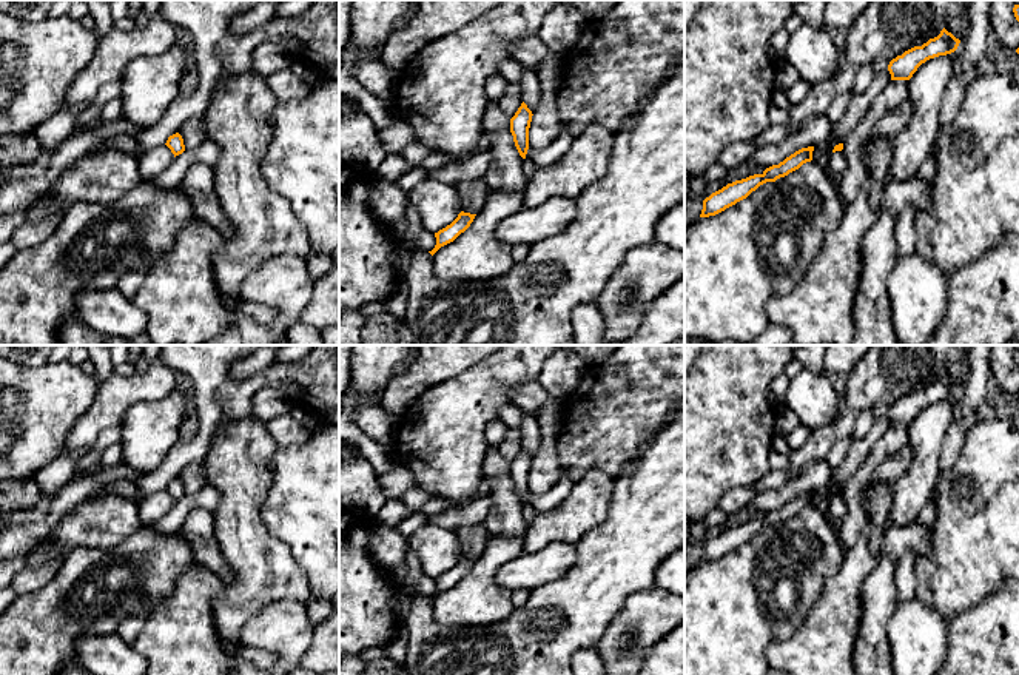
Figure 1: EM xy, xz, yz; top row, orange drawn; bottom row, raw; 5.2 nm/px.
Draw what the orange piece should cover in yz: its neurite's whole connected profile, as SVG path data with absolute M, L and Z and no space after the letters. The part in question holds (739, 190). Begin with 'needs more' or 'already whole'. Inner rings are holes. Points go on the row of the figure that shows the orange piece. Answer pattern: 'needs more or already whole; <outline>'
already whole; M814 146L802 148L786 157L779 165L766 168L762 174L754 174L742 180L728 183L703 200L700 217L715 216L737 202L746 199L752 191L766 182L775 182L780 177L799 170L803 163L812 160Z

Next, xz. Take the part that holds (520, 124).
already whole; M523 102L515 116L510 119L510 133L513 136L515 146L523 159L526 159L529 149L529 128L532 116L532 111Z

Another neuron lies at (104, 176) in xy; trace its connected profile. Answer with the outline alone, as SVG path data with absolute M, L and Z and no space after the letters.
M100 149L80 156L65 168L51 188L28 210L29 222L62 219L72 203L108 205L143 180L137 157L122 149Z

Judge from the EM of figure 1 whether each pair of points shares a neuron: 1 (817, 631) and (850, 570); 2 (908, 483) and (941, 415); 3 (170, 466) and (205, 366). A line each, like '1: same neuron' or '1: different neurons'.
1: same neuron
2: same neuron
3: same neuron

